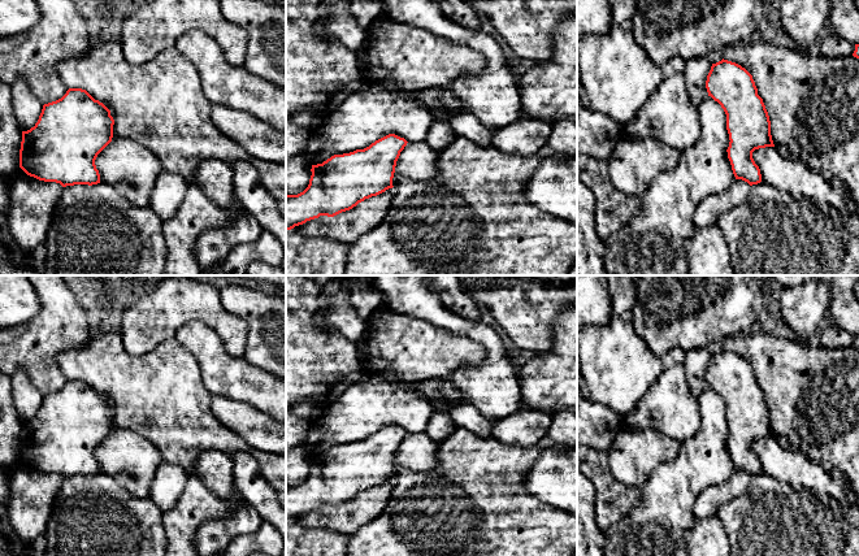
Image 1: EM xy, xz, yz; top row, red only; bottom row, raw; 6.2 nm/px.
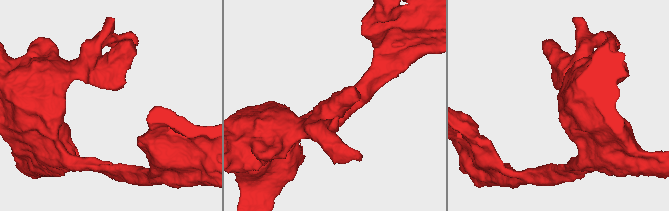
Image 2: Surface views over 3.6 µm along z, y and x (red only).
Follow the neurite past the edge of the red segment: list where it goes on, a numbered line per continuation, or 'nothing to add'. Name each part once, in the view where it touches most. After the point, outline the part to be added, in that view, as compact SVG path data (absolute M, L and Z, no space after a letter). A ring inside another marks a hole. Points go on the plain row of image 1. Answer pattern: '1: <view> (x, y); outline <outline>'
1: yz (792, 467); outline M777 438L759 439L752 449L760 460L762 473L795 490L804 488L815 495L829 496L843 508L859 504L850 483L837 472L812 462L797 449L789 449Z

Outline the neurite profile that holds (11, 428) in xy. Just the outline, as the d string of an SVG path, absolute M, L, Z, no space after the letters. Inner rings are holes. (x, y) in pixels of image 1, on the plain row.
M0 370L0 465L13 466L19 461L21 433L22 422L12 398L12 378Z

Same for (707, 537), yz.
M717 516L697 520L686 531L689 556L732 556L730 539Z

